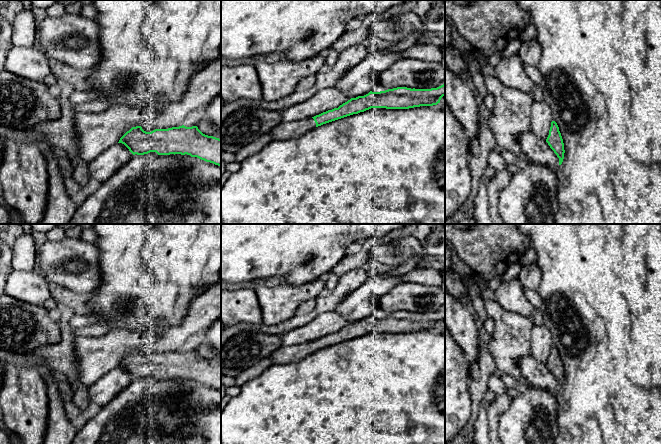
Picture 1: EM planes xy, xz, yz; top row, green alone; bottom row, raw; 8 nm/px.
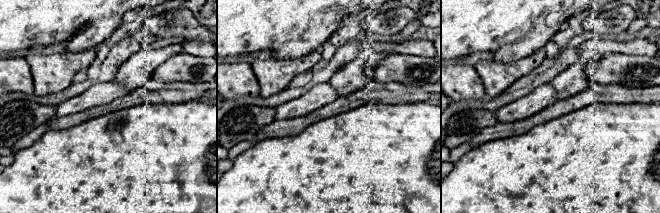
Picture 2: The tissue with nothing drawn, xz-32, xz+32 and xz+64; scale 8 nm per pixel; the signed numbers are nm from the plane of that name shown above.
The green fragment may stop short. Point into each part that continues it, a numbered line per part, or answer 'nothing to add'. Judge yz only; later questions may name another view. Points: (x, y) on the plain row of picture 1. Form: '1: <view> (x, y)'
nothing to add

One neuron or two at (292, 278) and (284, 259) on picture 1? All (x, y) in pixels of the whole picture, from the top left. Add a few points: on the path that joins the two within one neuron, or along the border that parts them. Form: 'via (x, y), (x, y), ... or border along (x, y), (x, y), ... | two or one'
via (292, 273), (292, 267), (289, 264) | one

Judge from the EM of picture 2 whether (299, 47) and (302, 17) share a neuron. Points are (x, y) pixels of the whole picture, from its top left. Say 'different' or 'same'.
same

